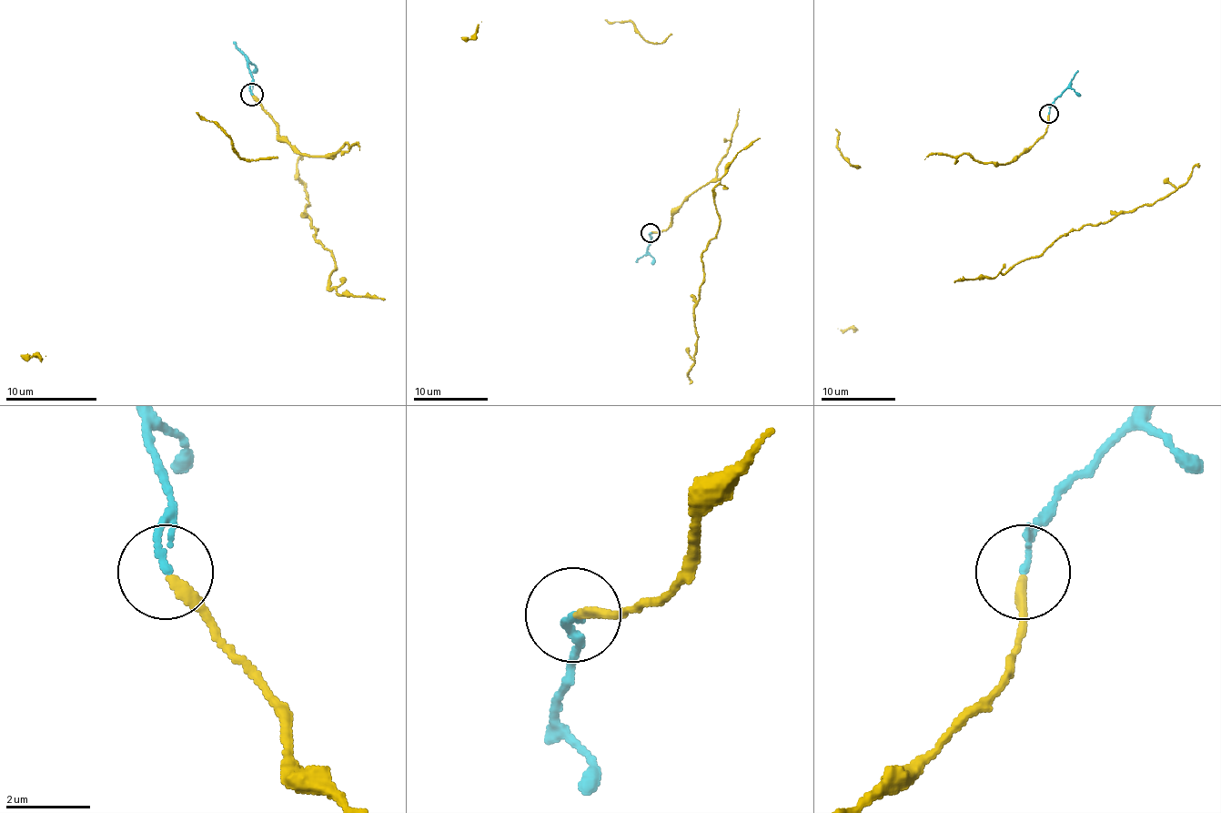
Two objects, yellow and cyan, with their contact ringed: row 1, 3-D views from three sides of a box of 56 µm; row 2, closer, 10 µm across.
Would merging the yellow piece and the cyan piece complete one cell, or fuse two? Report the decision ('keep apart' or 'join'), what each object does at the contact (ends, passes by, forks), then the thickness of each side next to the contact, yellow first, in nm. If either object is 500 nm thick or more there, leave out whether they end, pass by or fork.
join; yellow ends there; cyan ends there; 260 nm thick on the yellow side, 150 nm on the other

